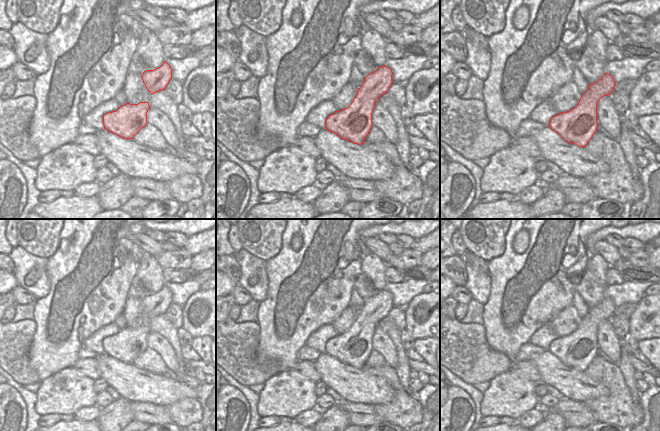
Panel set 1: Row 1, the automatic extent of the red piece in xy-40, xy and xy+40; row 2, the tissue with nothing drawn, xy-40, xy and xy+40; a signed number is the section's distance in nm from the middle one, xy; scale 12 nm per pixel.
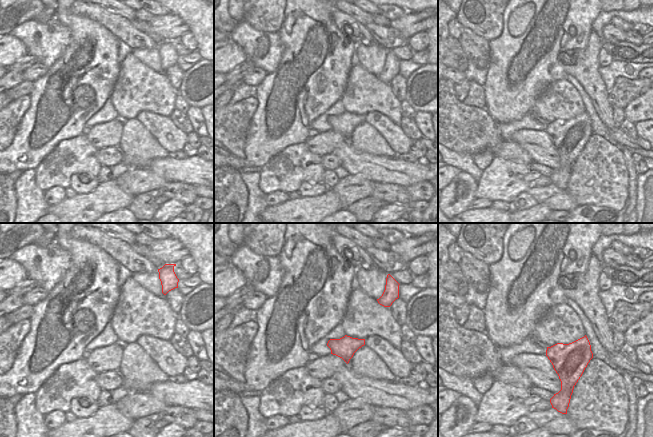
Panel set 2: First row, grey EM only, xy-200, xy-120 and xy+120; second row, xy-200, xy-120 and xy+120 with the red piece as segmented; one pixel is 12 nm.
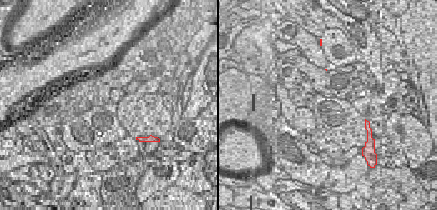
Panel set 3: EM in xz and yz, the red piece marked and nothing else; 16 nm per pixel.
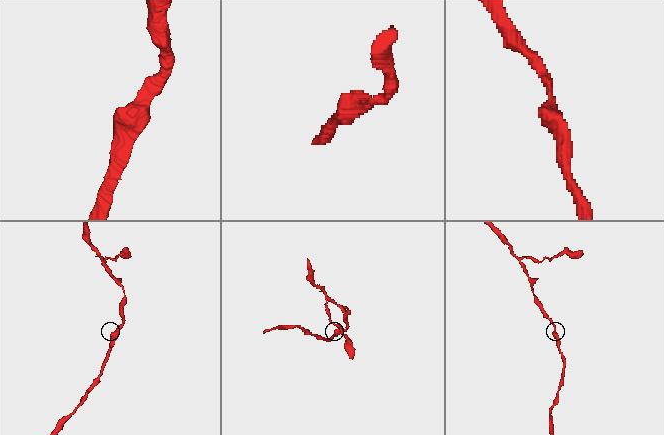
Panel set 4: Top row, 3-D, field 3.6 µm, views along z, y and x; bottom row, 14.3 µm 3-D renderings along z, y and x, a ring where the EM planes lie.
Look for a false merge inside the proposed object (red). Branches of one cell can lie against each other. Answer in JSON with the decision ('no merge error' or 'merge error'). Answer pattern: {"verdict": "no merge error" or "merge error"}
{"verdict": "no merge error"}

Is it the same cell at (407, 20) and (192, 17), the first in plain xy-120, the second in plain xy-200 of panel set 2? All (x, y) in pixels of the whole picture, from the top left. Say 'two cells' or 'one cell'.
two cells

